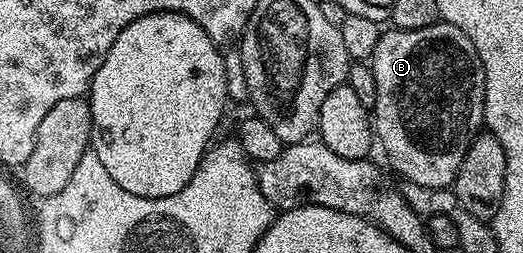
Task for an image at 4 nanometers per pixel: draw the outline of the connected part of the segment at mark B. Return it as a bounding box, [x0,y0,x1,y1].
[369,21,484,188]

